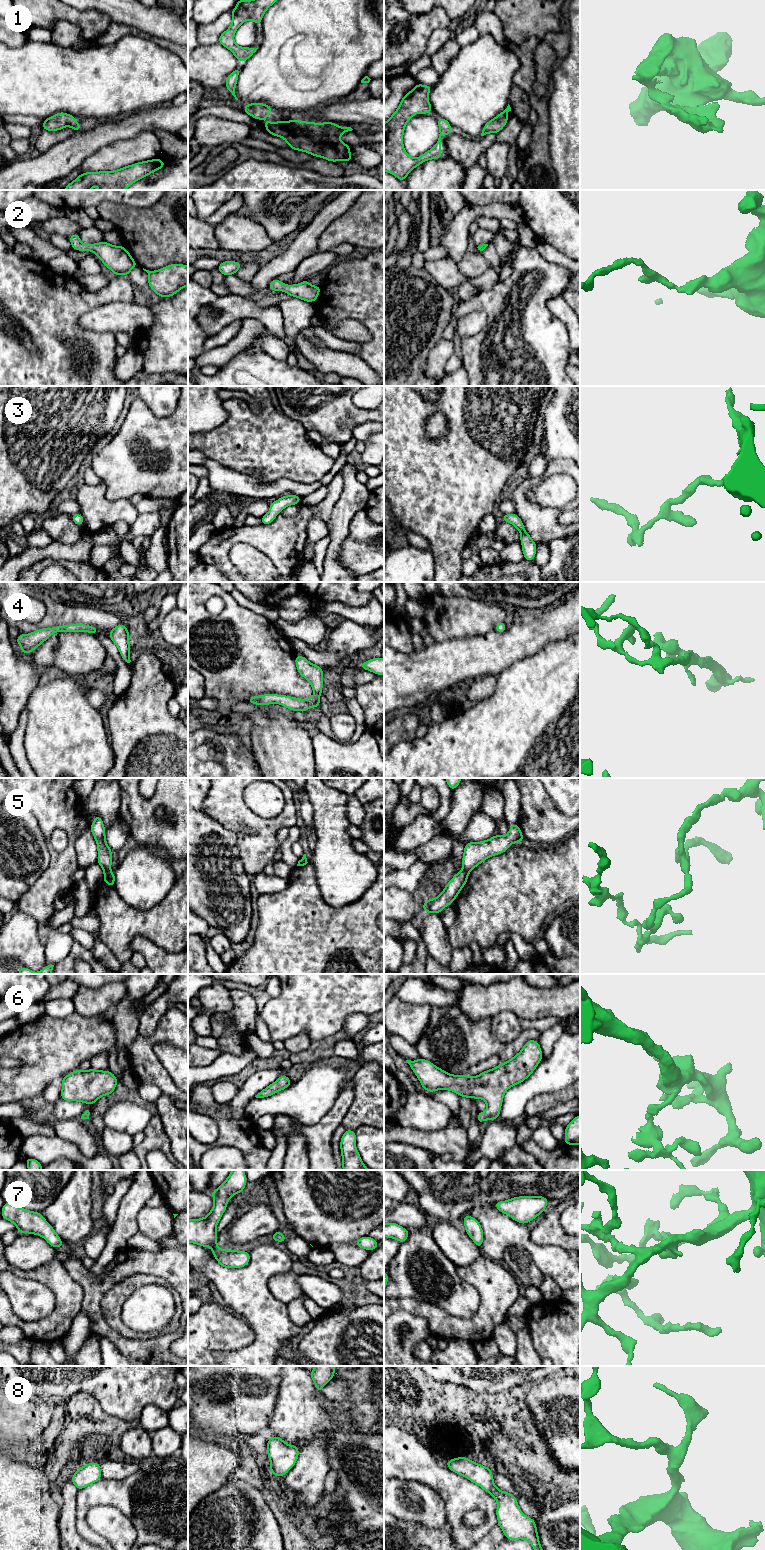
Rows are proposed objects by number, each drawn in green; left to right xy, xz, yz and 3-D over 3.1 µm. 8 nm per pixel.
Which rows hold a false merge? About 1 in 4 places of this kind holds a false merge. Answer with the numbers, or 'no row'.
5

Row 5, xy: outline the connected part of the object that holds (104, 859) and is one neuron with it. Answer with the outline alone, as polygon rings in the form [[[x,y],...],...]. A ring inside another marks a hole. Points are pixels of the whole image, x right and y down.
[[[95,814],[95,820],[90,825],[91,832],[94,836],[94,839],[97,842],[98,858],[97,862],[105,871],[110,870],[112,865],[112,850],[107,845],[105,840],[105,826],[102,819],[98,814]]]

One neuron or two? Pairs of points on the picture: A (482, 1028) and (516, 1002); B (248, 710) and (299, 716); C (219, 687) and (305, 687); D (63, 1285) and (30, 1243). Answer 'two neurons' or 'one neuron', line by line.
A: two neurons
B: one neuron
C: one neuron
D: two neurons

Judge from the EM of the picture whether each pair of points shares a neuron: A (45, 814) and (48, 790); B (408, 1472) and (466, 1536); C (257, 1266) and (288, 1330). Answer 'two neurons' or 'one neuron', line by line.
A: one neuron
B: one neuron
C: one neuron

